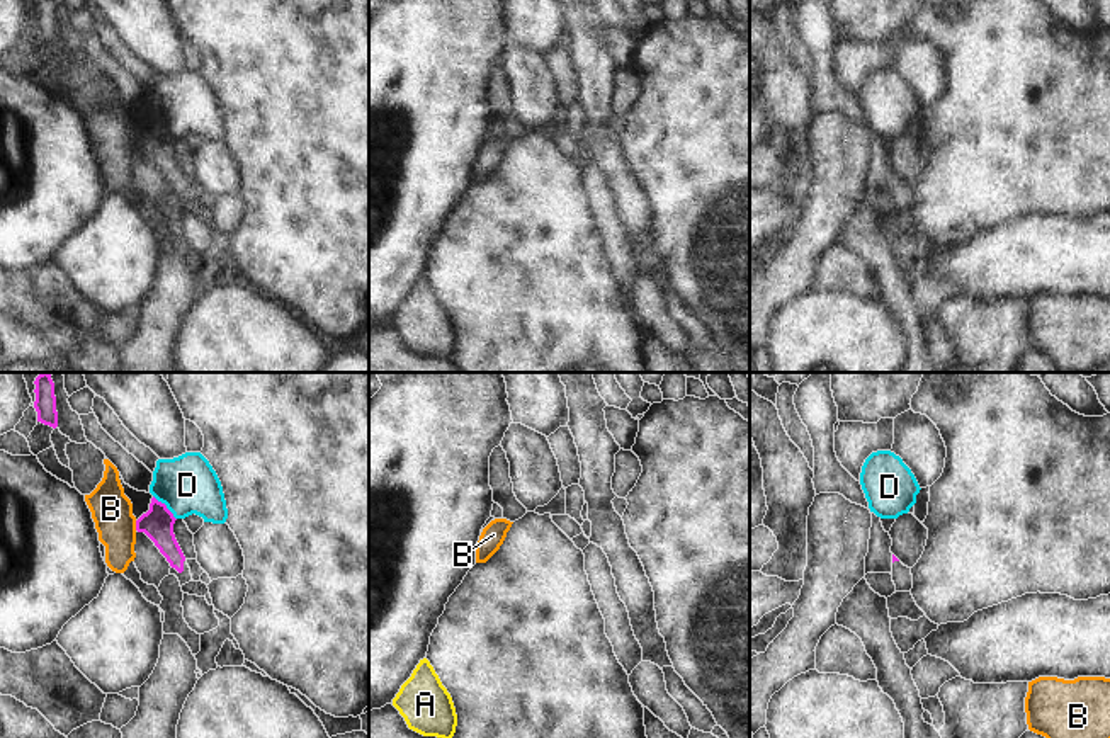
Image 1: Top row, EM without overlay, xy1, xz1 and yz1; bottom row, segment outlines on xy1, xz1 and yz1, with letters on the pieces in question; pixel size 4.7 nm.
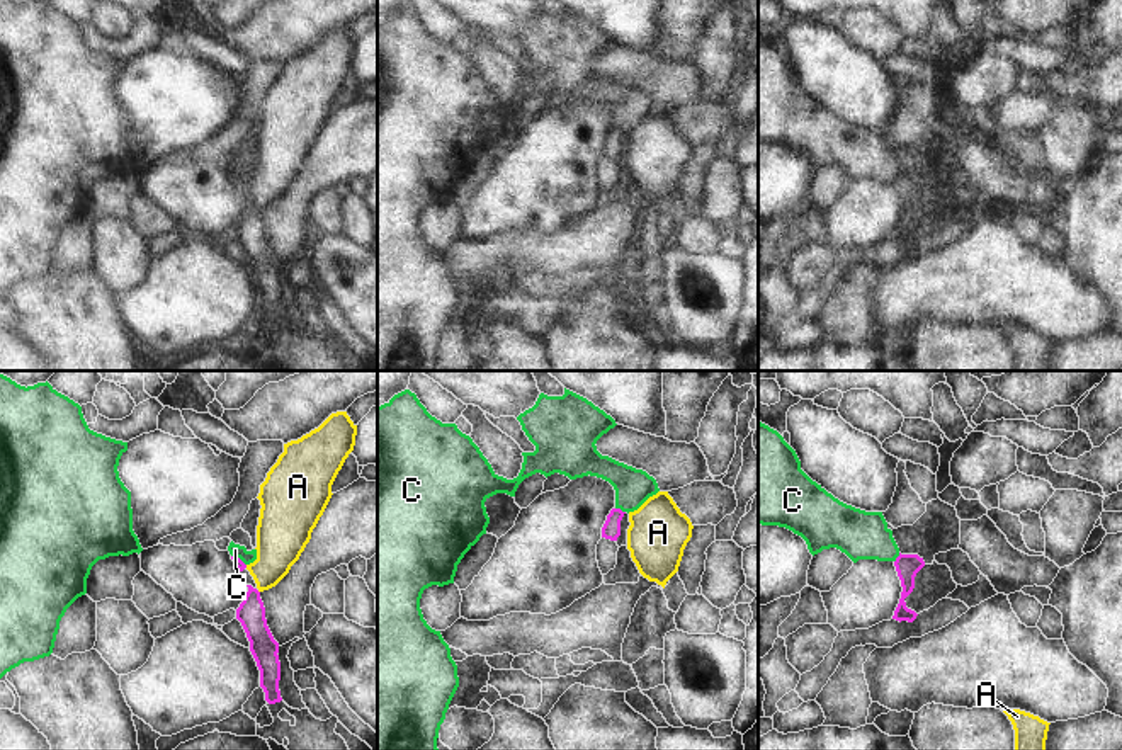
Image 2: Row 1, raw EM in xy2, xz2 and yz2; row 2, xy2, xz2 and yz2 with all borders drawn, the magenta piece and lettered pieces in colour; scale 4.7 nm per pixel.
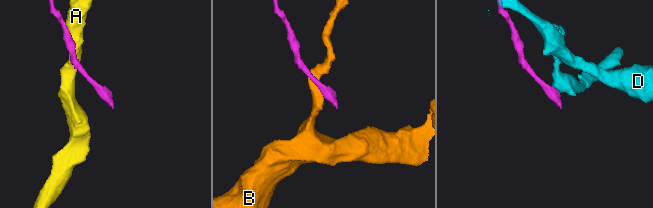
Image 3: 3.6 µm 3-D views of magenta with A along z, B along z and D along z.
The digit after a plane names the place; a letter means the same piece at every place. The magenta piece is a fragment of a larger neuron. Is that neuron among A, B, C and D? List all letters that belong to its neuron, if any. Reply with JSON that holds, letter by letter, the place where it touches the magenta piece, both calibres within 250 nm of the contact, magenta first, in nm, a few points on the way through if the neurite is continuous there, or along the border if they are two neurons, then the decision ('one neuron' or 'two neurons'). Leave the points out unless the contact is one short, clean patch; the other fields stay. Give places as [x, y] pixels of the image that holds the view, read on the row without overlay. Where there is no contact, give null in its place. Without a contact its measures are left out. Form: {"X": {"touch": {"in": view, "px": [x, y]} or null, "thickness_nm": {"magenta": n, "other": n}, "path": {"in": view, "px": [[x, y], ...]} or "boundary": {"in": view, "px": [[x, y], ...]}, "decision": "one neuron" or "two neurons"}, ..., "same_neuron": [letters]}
{"A": {"touch": null, "decision": "two neurons"}, "B": {"touch": {"in": "xy1", "px": [136, 145]}, "thickness_nm": {"magenta": 150, "other": 190}, "decision": "two neurons"}, "C": {"touch": {"in": "xz2", "px": [619, 128]}, "thickness_nm": {"magenta": 90, "other": 180}, "boundary": {"in": "xz2", "px": [[616, 126], [624, 131]]}, "decision": "two neurons"}, "D": {"touch": {"in": "xy1", "px": [165, 126]}, "thickness_nm": {"magenta": 150, "other": 280}, "boundary": {"in": "xy1", "px": [[153, 114], [175, 138]]}, "decision": "two neurons"}, "same_neuron": []}

